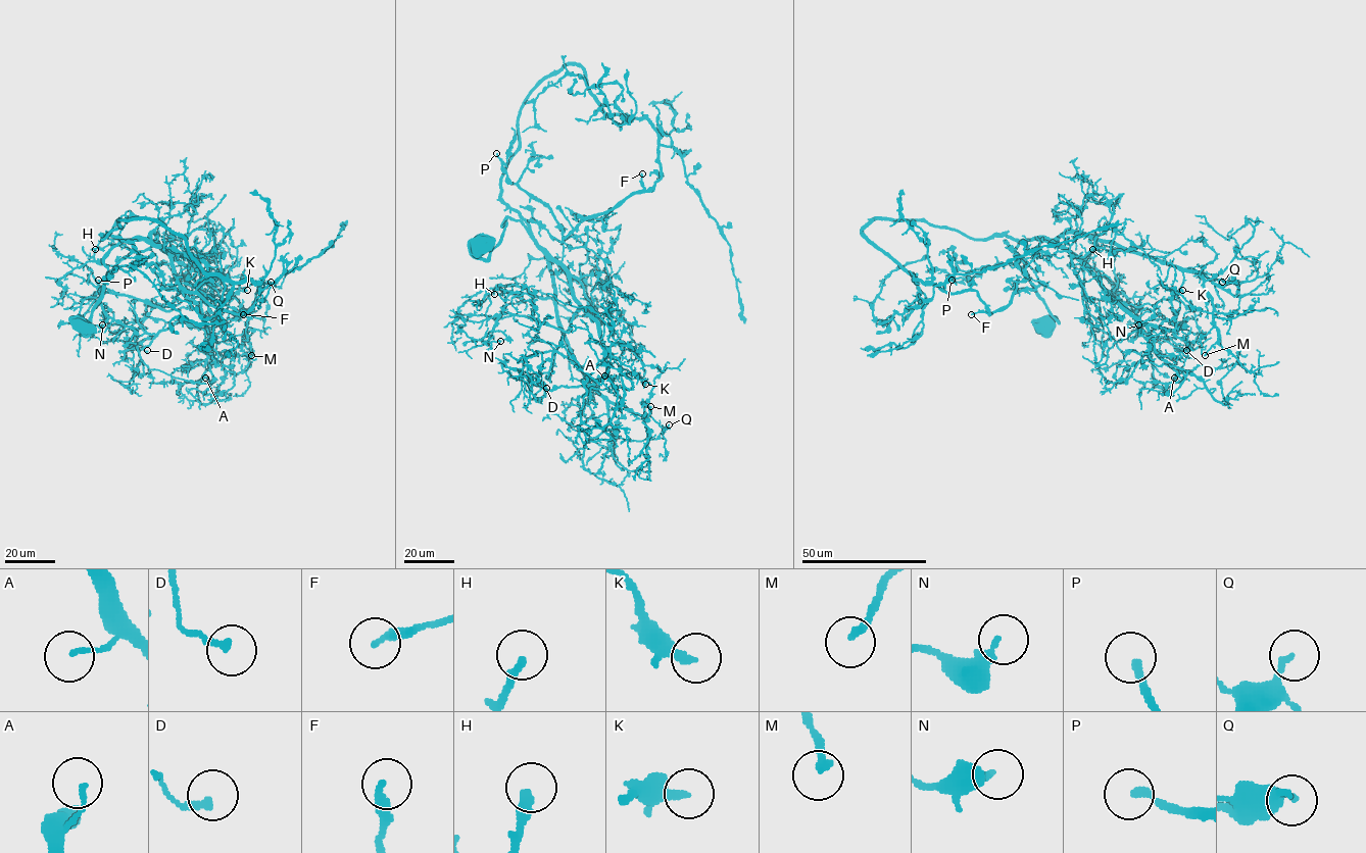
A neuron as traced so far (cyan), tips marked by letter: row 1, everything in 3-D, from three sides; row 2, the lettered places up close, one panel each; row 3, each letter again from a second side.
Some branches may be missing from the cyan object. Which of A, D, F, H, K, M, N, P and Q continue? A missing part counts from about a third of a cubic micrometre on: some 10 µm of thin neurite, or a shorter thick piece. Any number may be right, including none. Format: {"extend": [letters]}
{"extend": []}

